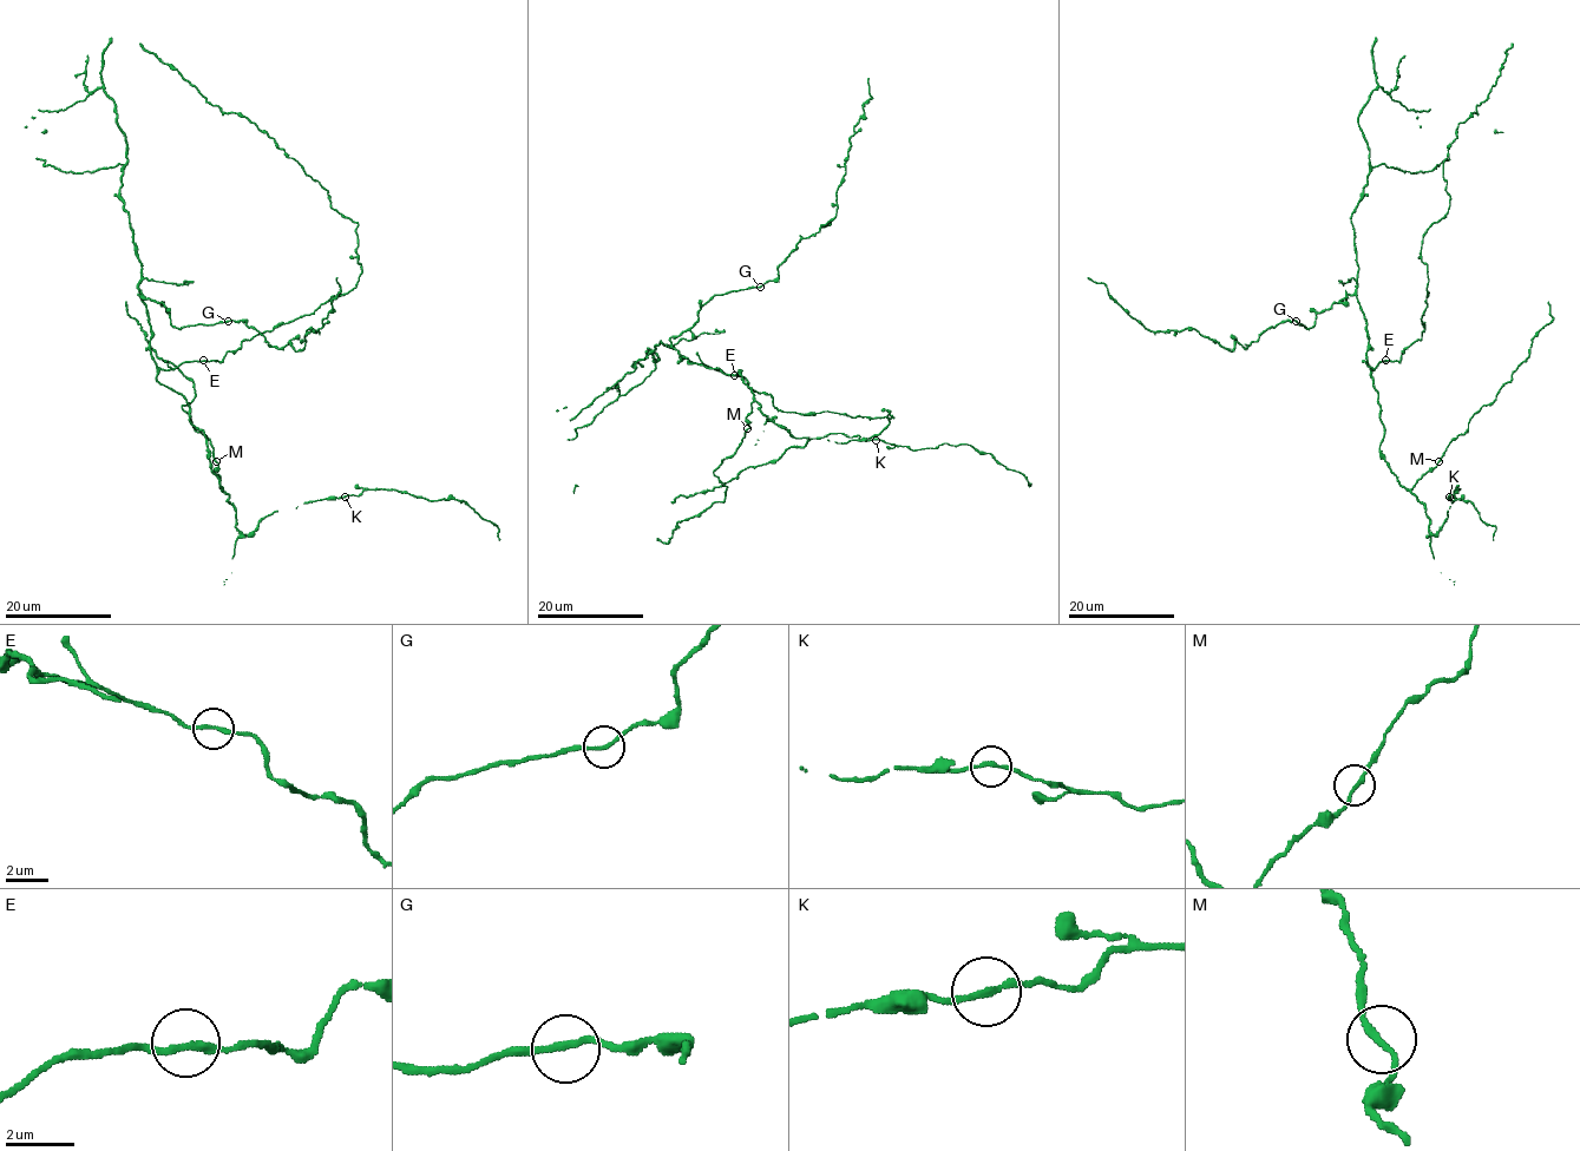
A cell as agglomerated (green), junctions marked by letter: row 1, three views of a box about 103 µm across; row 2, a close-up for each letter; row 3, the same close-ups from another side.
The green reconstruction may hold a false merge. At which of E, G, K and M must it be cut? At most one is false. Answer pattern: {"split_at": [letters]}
{"split_at": []}

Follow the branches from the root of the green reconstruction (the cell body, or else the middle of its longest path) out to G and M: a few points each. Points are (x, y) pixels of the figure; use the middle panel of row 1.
G: (734, 375), (681, 359), (670, 344), (670, 339), (688, 330), (699, 320), (700, 308), (715, 295), (760, 287)
M: (734, 375), (688, 362), (718, 368), (728, 374), (740, 370), (742, 381), (753, 393), (747, 428)

